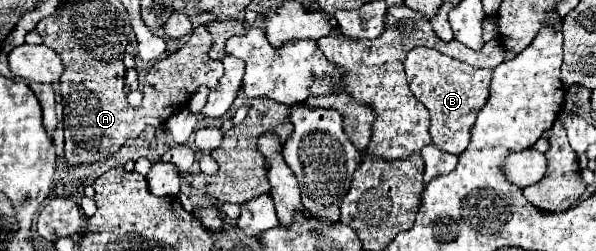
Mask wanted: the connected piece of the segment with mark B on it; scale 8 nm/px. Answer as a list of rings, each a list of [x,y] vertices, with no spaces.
[[[428,47],[412,49],[404,59],[404,69],[412,93],[420,103],[424,103],[424,107],[432,115],[432,125],[430,125],[432,143],[442,151],[460,155],[468,147],[470,129],[476,121],[478,111],[488,99],[492,71],[470,67],[462,61],[446,57],[436,49]]]

